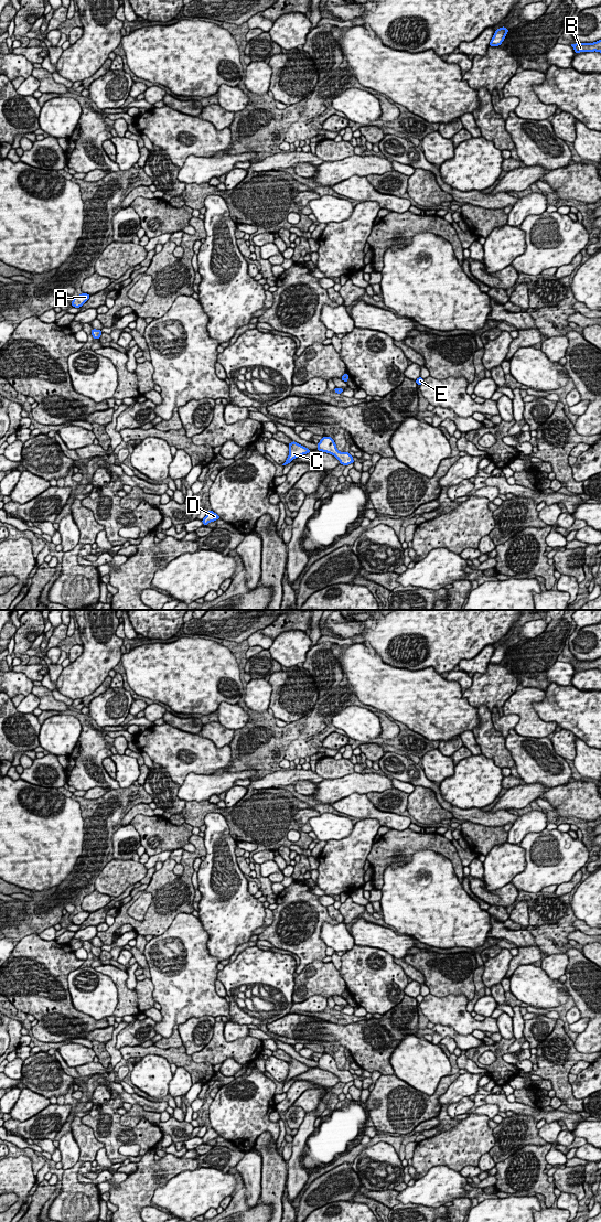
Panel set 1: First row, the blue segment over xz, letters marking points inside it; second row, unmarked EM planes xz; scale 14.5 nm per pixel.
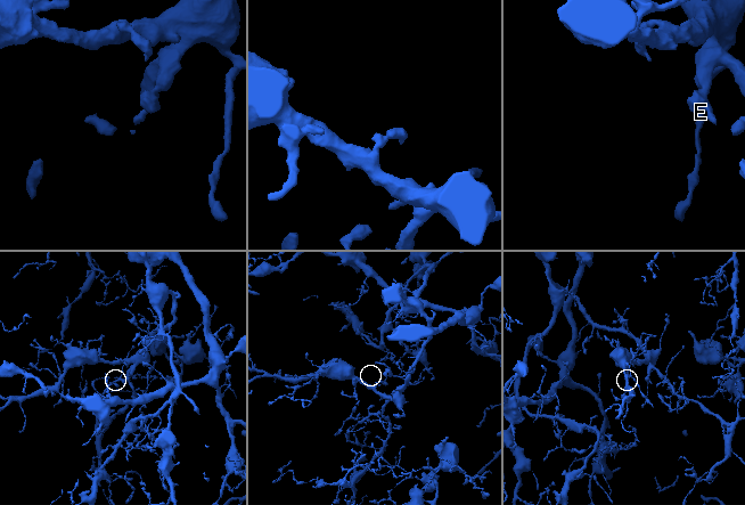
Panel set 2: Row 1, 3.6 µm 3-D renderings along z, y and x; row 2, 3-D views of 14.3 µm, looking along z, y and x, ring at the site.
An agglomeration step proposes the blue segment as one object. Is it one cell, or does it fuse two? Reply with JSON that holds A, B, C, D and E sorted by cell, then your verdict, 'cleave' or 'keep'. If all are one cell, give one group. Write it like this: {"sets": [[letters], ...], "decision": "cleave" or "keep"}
{"sets": [["A", "B", "C", "D", "E"]], "decision": "keep"}

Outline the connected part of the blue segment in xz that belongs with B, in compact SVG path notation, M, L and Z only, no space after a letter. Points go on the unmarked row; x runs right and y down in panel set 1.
M601 657L593 660L593 661L571 661L570 662L576 671L580 671L580 669L600 669L601 671Z

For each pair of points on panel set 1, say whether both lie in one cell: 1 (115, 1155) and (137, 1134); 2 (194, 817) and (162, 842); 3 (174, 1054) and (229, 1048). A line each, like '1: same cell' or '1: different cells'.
1: same cell
2: different cells
3: different cells

